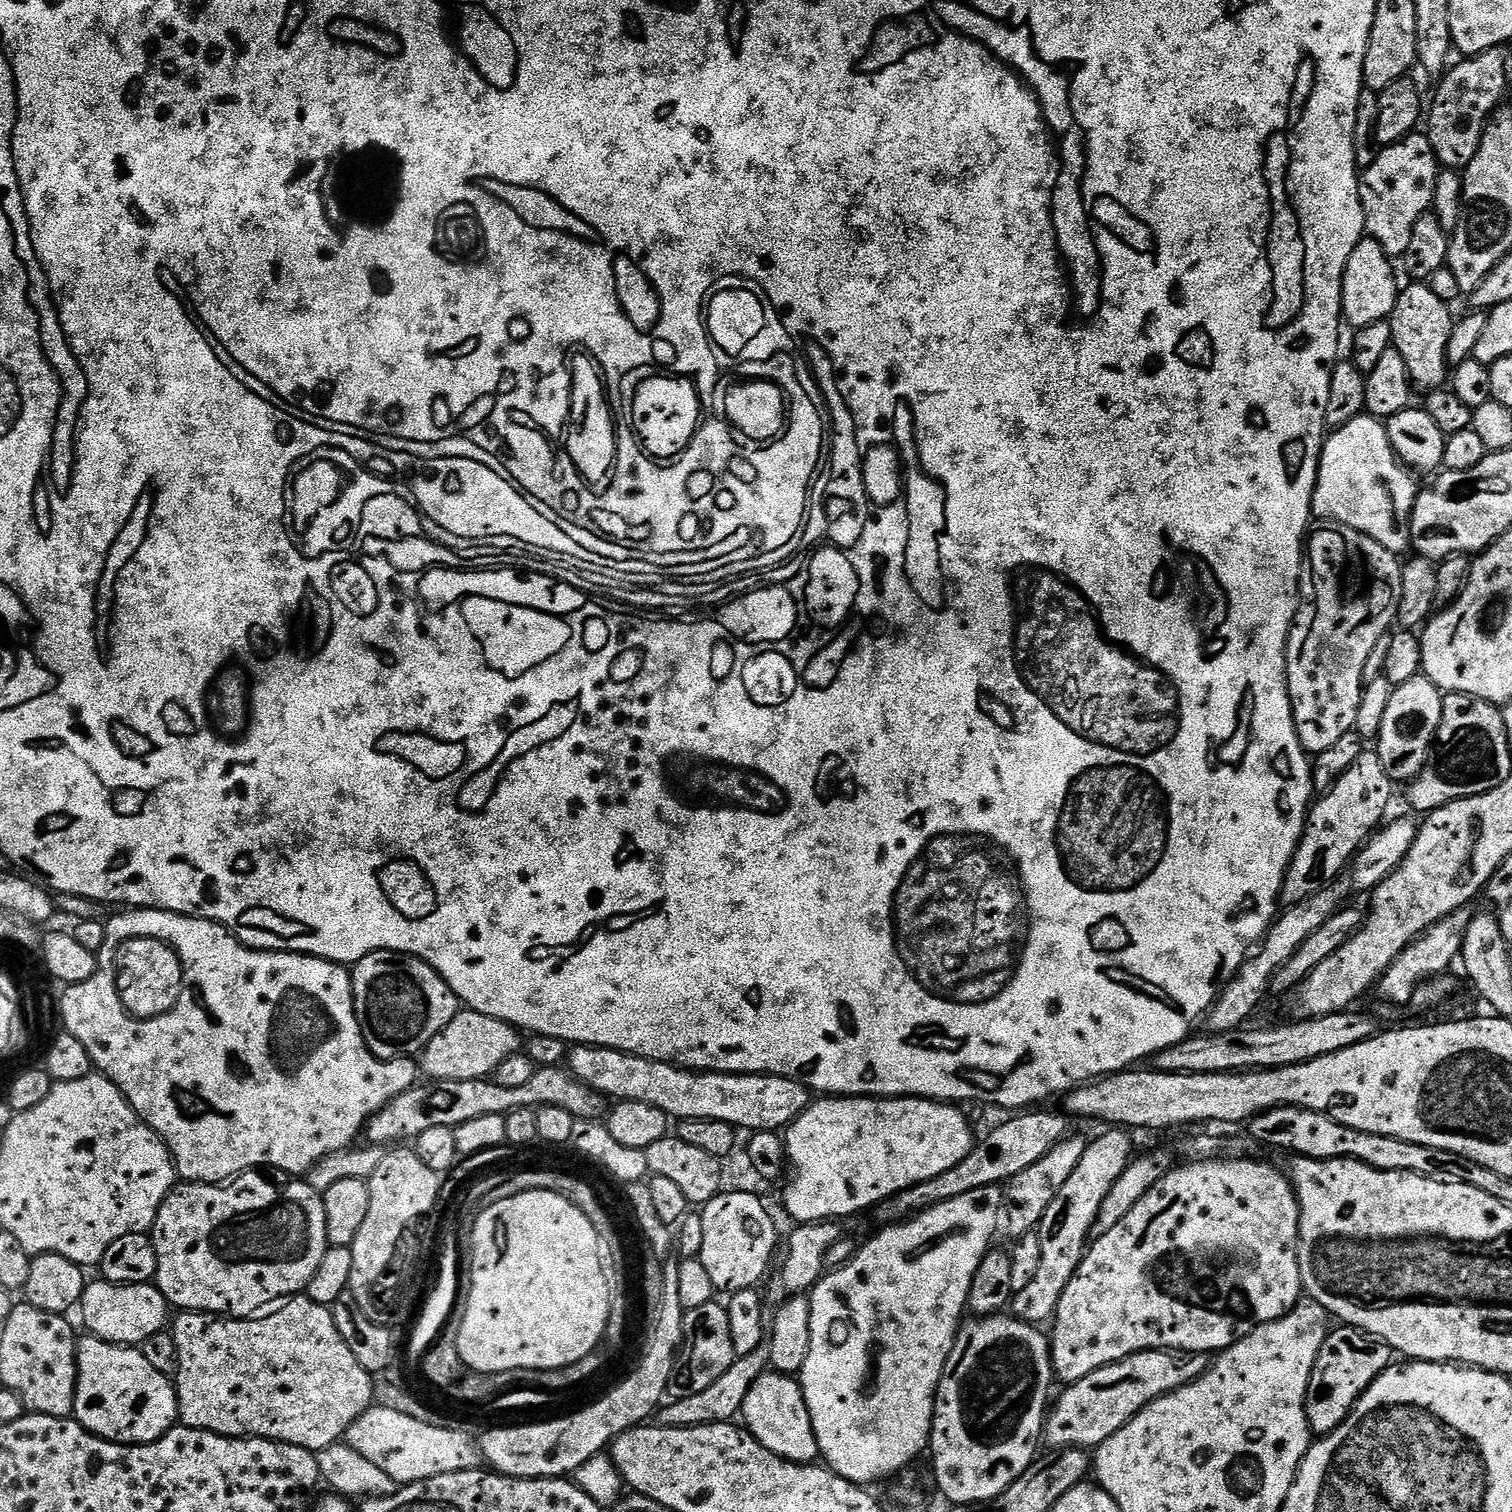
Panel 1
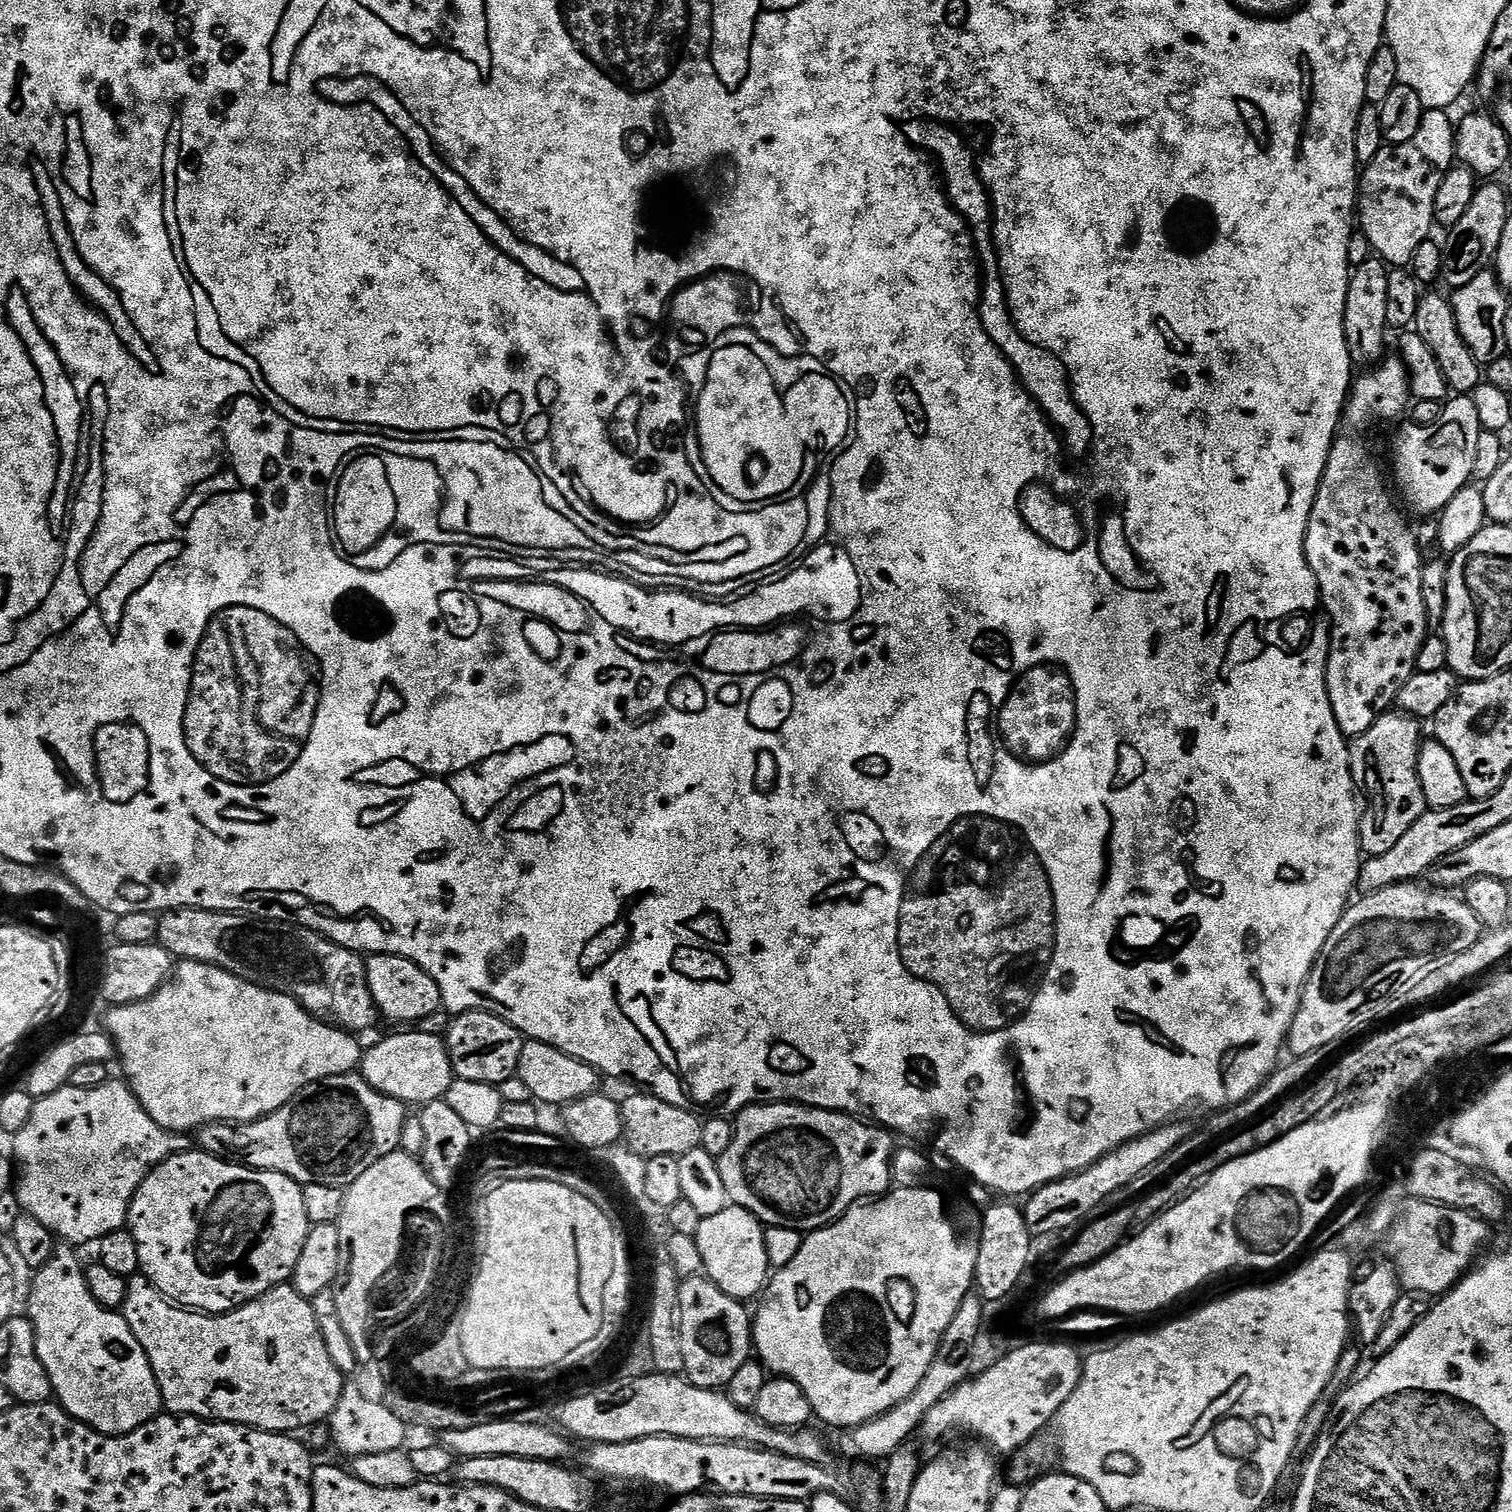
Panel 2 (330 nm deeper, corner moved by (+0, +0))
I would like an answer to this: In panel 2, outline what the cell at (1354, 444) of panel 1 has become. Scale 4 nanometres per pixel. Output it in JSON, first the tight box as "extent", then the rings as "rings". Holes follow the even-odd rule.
{"extent":[1394,394,1483,518],"rings":[[[1458,394],[1445,403],[1443,414],[1438,422],[1432,424],[1417,424],[1408,422],[1394,440],[1394,472],[1399,486],[1409,506],[1420,518],[1433,517],[1443,511],[1450,499],[1458,490],[1467,487],[1475,475],[1475,455],[1478,452],[1478,438],[1483,432],[1479,421],[1478,410],[1475,409],[1471,395]]]}

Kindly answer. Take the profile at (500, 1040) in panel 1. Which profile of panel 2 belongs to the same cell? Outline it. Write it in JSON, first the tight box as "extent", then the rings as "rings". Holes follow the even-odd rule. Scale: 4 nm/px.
{"extent":[358,1030,454,1106],"rings":[[[396,1030],[393,1036],[378,1041],[369,1052],[367,1049],[363,1053],[358,1068],[374,1090],[401,1100],[406,1106],[423,1106],[443,1100],[454,1079],[447,1043],[439,1036],[419,1030]]]}

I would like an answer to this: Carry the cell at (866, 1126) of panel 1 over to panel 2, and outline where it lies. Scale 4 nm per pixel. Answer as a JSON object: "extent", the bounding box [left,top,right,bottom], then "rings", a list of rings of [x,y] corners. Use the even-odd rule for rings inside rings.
{"extent":[718,1102,894,1234],"rings":[[[761,1102],[744,1108],[734,1120],[734,1138],[730,1142],[730,1150],[718,1157],[722,1182],[726,1186],[726,1194],[729,1201],[737,1208],[745,1208],[750,1214],[754,1214],[757,1220],[765,1226],[786,1226],[797,1228],[805,1234],[815,1232],[817,1228],[824,1228],[840,1219],[849,1208],[855,1208],[857,1204],[867,1201],[869,1198],[879,1198],[893,1187],[892,1182],[892,1154],[894,1151],[893,1133],[889,1129],[881,1128],[872,1122],[849,1116],[847,1112],[831,1112],[821,1108],[808,1108],[804,1104],[791,1102]]]}

